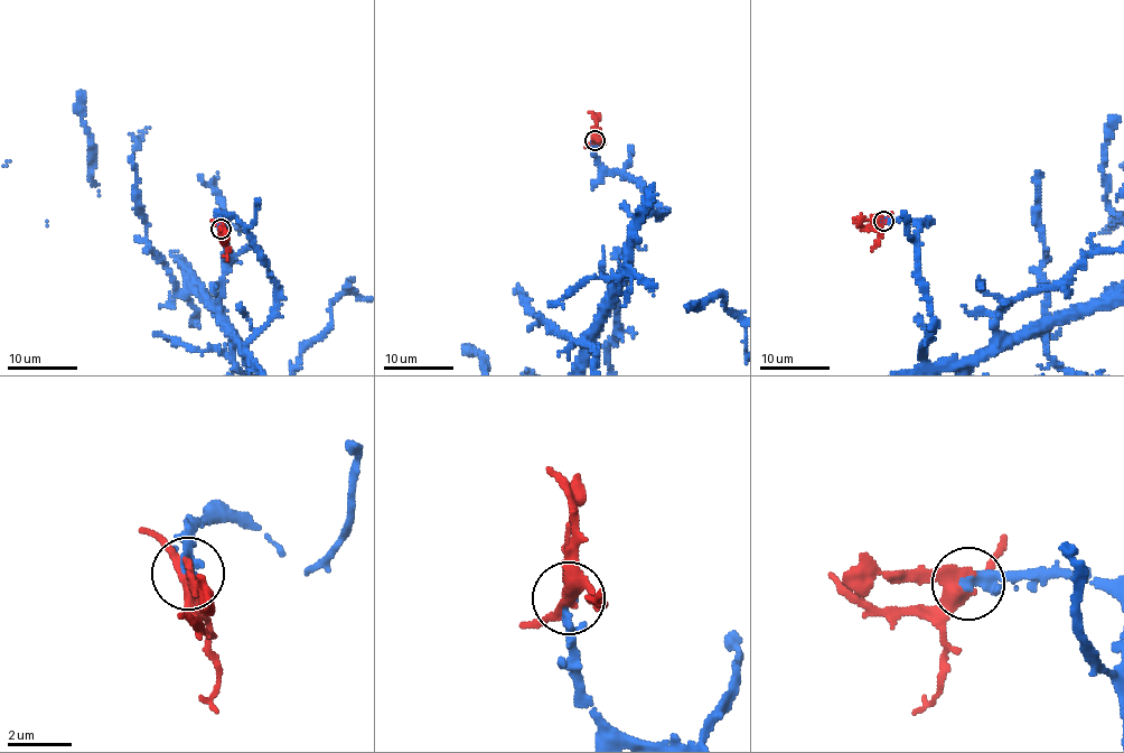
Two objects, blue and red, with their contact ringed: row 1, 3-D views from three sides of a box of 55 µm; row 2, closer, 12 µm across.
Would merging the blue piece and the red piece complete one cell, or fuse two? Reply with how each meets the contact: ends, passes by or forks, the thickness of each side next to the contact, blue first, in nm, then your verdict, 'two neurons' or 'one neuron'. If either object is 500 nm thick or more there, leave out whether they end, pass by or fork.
blue ends there; red forks there; 320 nm thick on the blue side, 340 nm on the other; one neuron

